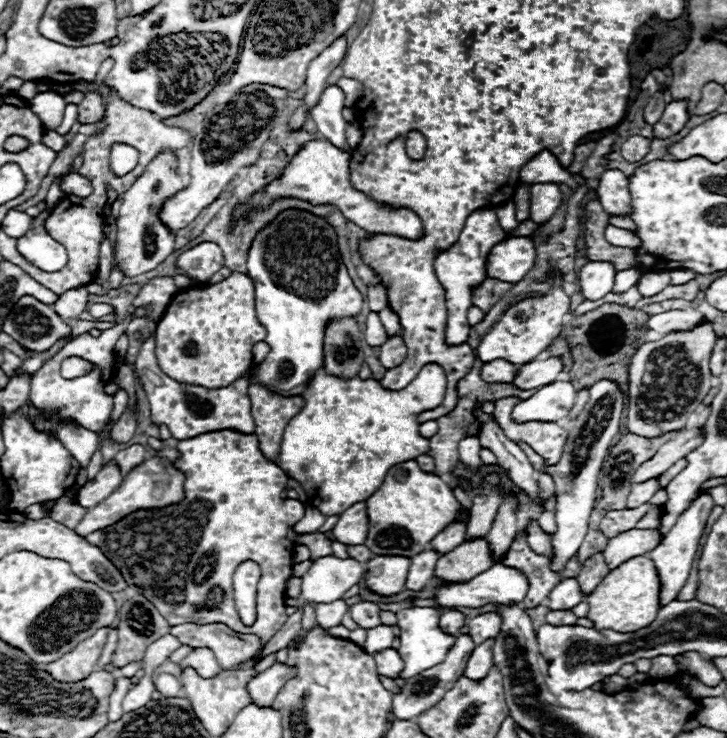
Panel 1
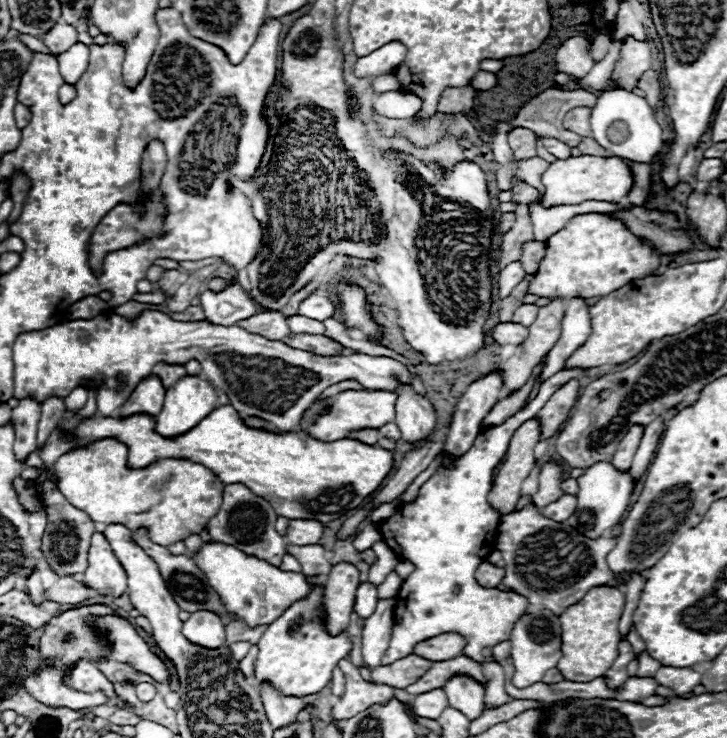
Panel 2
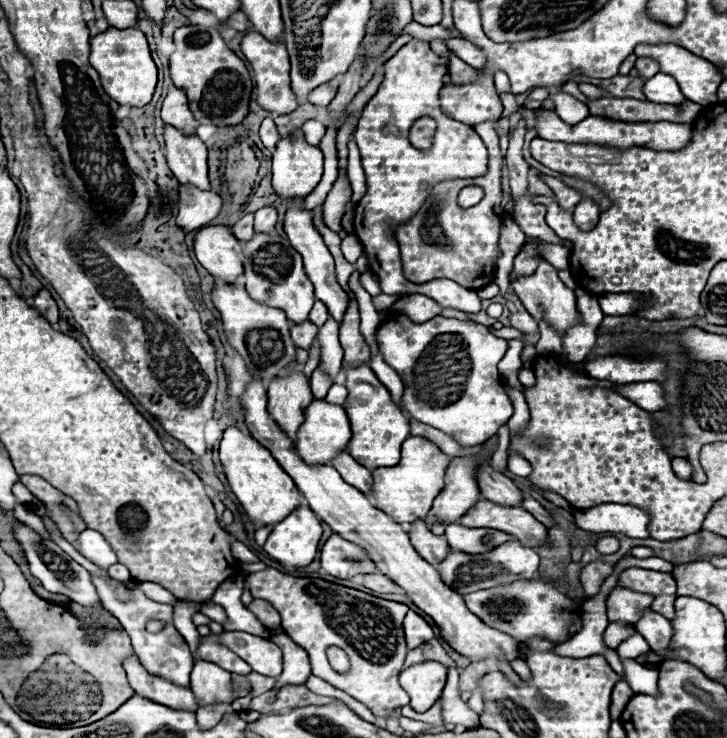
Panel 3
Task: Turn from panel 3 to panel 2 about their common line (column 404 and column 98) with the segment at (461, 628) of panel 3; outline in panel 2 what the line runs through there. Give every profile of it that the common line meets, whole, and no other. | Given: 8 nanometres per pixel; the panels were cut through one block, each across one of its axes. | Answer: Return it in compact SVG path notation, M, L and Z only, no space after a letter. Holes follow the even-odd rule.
M96 532L92 536L92 546L88 552L88 568L84 572L82 580L88 588L100 590L102 594L110 594L114 598L120 598L126 594L126 572L118 564L118 558L114 556L110 544L102 536L102 532Z

